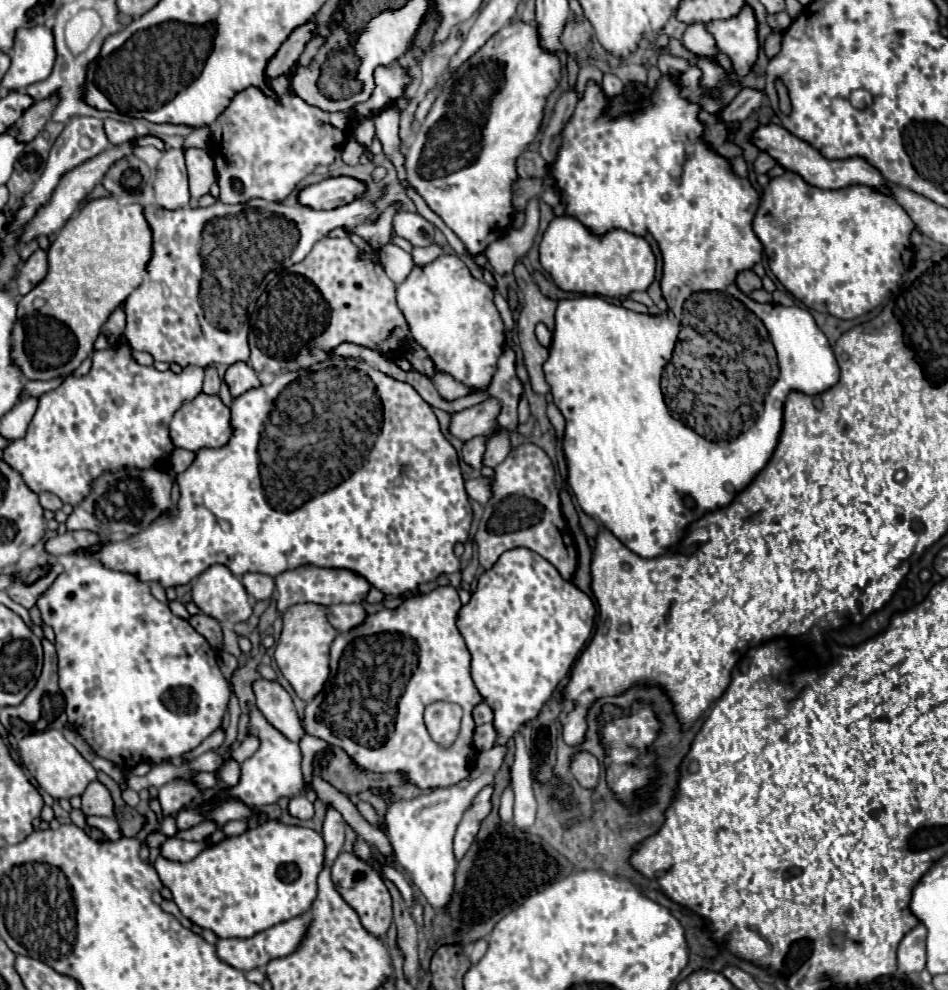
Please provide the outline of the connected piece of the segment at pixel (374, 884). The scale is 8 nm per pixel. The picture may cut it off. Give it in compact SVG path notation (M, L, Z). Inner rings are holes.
M341 852L337 856L337 860L333 862L333 866L331 866L331 878L333 878L333 884L335 884L337 892L359 914L359 918L365 924L365 928L369 932L373 932L375 936L385 938L387 928L389 928L389 924L393 920L393 912L391 912L391 896L389 896L389 890L383 884L383 880L377 874L377 870L373 866L369 866L365 860L357 858L355 854Z

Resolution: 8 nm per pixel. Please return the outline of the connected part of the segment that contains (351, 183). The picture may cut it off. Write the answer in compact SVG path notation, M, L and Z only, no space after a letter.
M349 176L327 178L303 188L299 192L299 204L309 206L313 210L333 210L353 202L363 192L365 192L363 182L355 178L349 178Z

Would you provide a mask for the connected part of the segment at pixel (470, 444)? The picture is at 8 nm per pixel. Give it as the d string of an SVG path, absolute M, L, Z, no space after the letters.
M475 436L473 440L467 440L461 448L461 458L471 468L483 466L483 454L485 454L485 436Z

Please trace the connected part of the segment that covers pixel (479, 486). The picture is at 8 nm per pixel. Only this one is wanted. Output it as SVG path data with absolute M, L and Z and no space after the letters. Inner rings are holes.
M481 476L481 478L475 478L475 480L467 480L467 482L465 482L465 490L467 490L467 494L469 494L473 500L477 500L477 502L481 502L481 504L487 504L487 502L491 500L491 496L493 496L491 484L493 484L493 478Z

